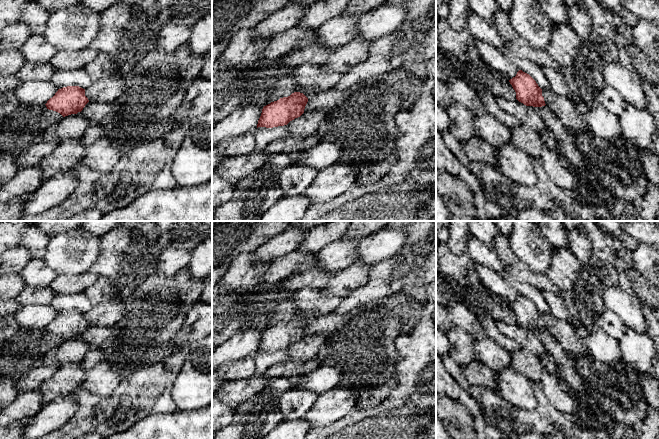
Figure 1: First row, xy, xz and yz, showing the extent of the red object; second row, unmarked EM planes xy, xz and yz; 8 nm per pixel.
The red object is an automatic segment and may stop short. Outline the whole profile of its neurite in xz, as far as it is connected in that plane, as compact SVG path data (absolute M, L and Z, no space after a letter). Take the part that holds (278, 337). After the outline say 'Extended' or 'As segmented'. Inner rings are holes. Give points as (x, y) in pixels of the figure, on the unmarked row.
M294 316L288 321L271 326L263 331L257 352L273 352L287 349L304 337L307 326L308 322L300 316Z. As segmented

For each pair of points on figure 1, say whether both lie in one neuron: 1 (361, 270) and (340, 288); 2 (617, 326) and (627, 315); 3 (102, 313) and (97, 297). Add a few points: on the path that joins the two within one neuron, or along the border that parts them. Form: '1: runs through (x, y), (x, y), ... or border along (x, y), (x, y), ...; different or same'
1: runs through (356, 275), (345, 283); same
2: border along (606, 307), (619, 318), (626, 328); different
3: border along (122, 298), (101, 301), (93, 306); different

